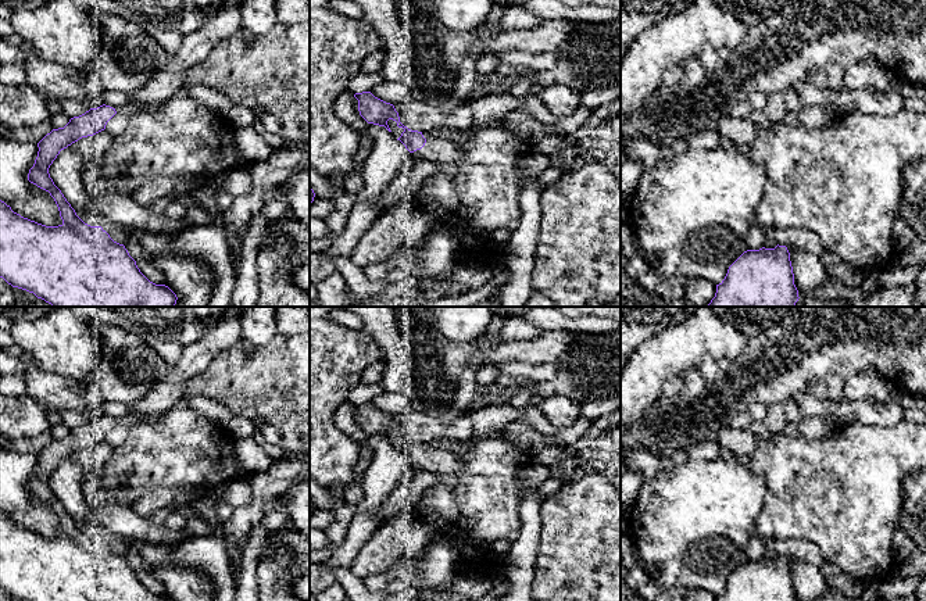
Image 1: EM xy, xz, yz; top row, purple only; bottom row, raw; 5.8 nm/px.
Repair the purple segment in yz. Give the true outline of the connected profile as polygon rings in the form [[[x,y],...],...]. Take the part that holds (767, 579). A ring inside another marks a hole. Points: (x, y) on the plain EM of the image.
[[[787,558],[744,562],[716,601],[797,601]]]

